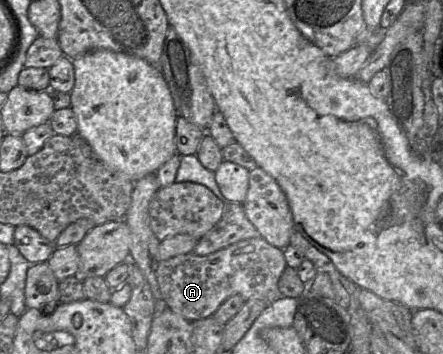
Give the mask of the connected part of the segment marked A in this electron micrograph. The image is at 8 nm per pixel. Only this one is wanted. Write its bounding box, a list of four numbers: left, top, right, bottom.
[156,237,286,321]

